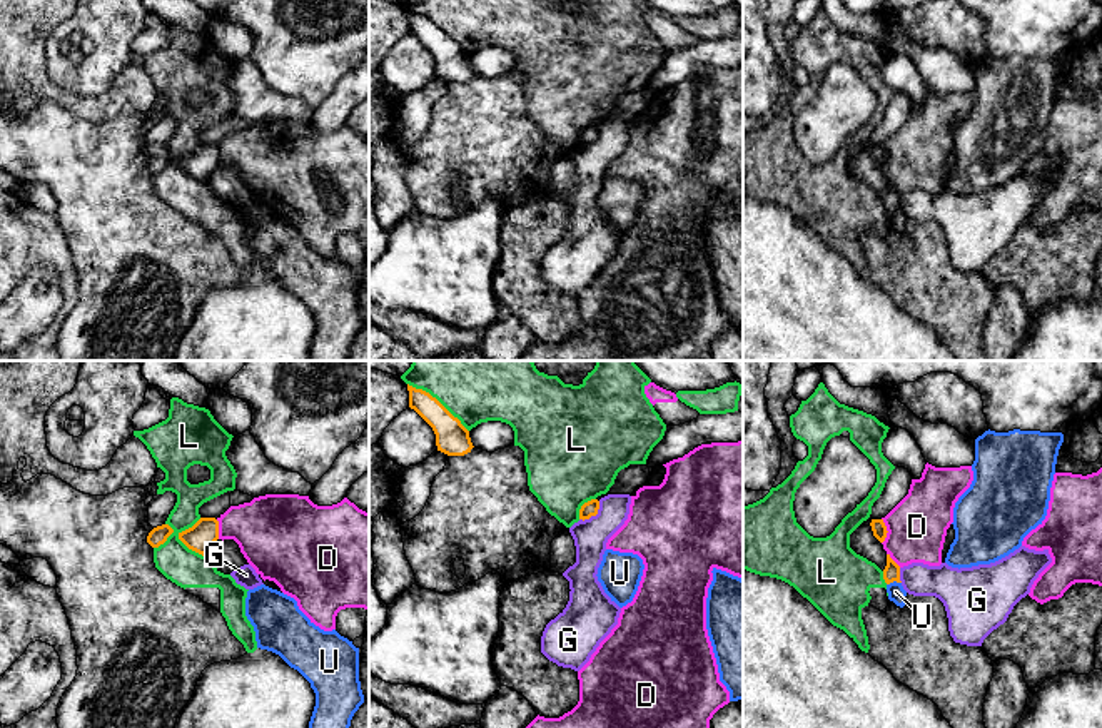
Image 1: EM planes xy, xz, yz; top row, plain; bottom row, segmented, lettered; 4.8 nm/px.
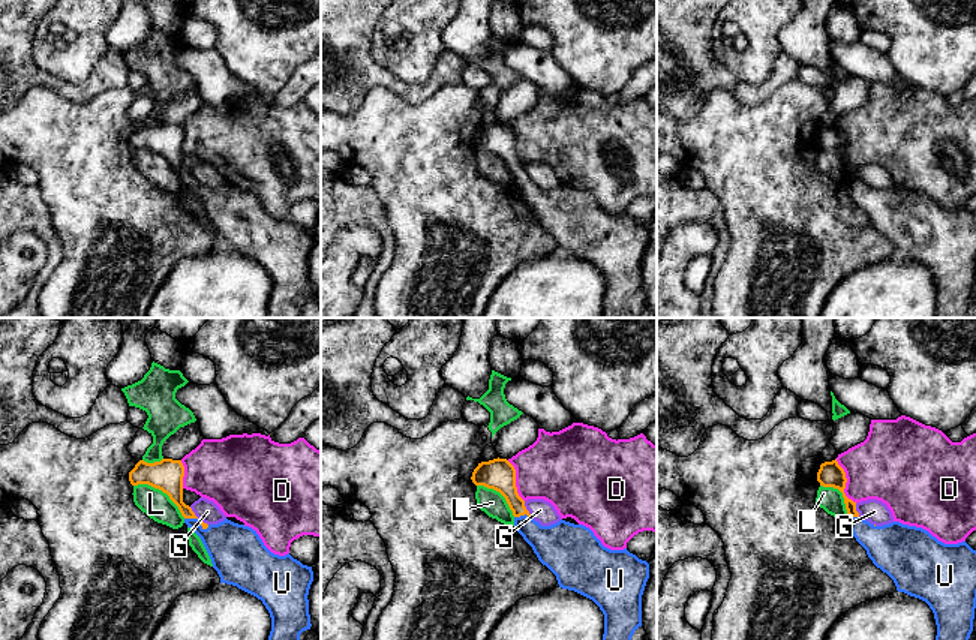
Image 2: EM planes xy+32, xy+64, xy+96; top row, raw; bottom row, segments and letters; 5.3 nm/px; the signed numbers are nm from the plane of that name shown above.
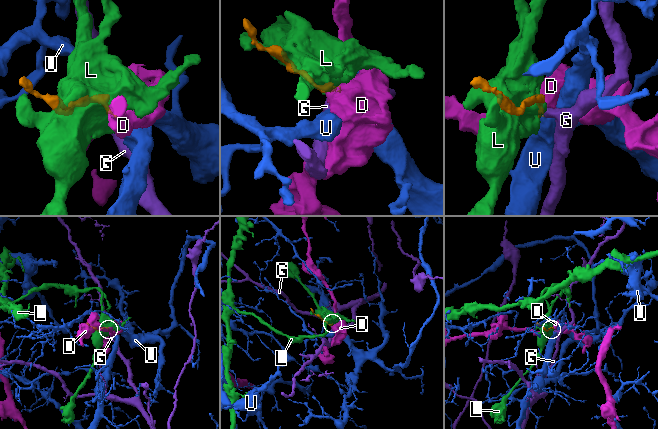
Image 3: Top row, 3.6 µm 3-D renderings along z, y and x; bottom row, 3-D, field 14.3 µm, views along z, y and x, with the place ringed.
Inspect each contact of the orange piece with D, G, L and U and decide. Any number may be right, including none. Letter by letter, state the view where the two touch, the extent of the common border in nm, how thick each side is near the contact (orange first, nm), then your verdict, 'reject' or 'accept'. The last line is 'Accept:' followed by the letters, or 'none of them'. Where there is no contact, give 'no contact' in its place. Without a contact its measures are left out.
D: yz | 130 nm | 70/280 nm | reject
G: xz | 140 nm | 70/160 nm | reject
L: xz | 380 nm | 160/500 nm | reject
U: yz | 70 nm | 80/80 nm | accept
Accept: U

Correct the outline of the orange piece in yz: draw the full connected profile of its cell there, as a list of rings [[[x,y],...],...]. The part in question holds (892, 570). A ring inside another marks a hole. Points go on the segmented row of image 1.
[[[887,554],[887,566],[883,569],[883,579],[887,583],[888,599],[893,601],[897,606],[905,606],[907,591],[900,581],[900,566]]]

